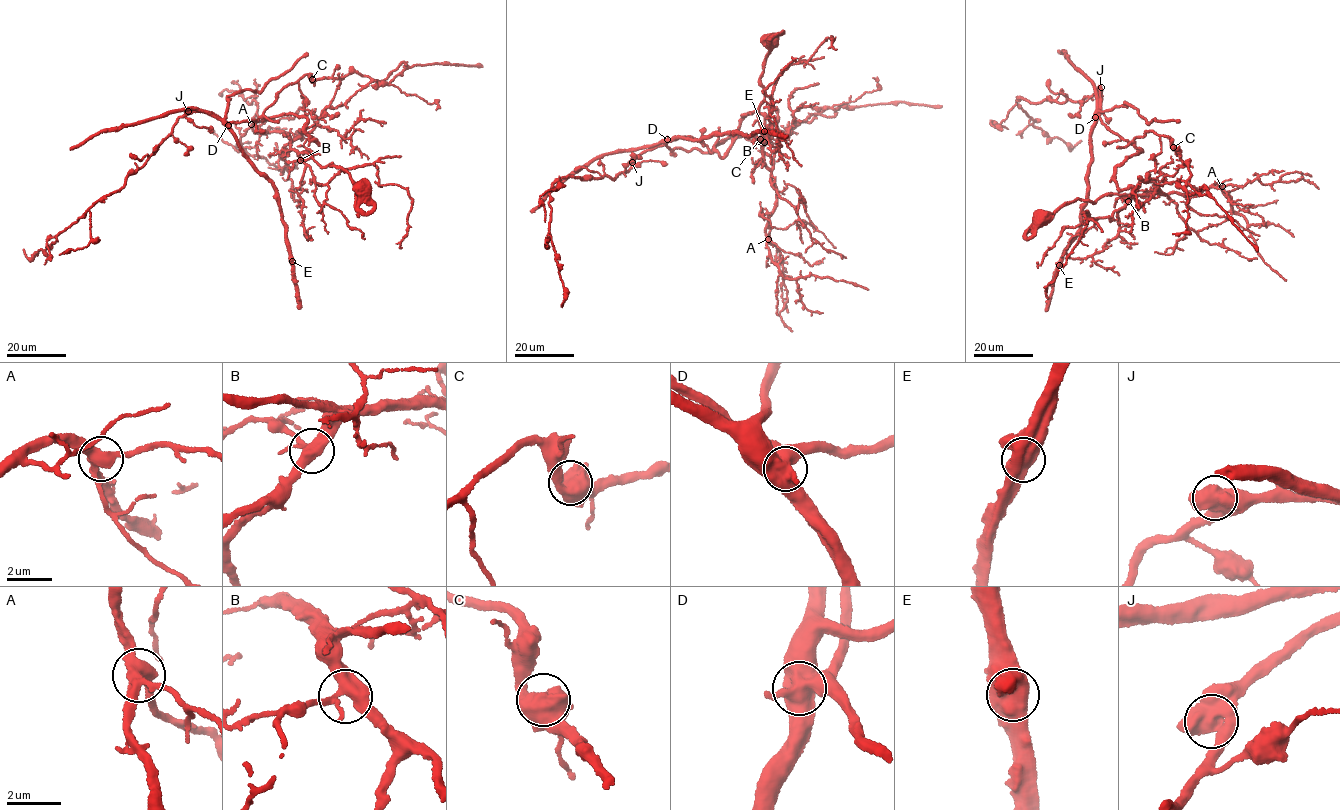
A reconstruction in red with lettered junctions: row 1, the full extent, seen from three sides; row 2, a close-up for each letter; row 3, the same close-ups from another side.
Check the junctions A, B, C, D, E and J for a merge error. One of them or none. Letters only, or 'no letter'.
D

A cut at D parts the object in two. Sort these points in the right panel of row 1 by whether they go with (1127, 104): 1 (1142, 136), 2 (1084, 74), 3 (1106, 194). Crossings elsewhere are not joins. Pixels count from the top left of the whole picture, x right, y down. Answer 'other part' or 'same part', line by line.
1: other part
2: same part
3: other part

